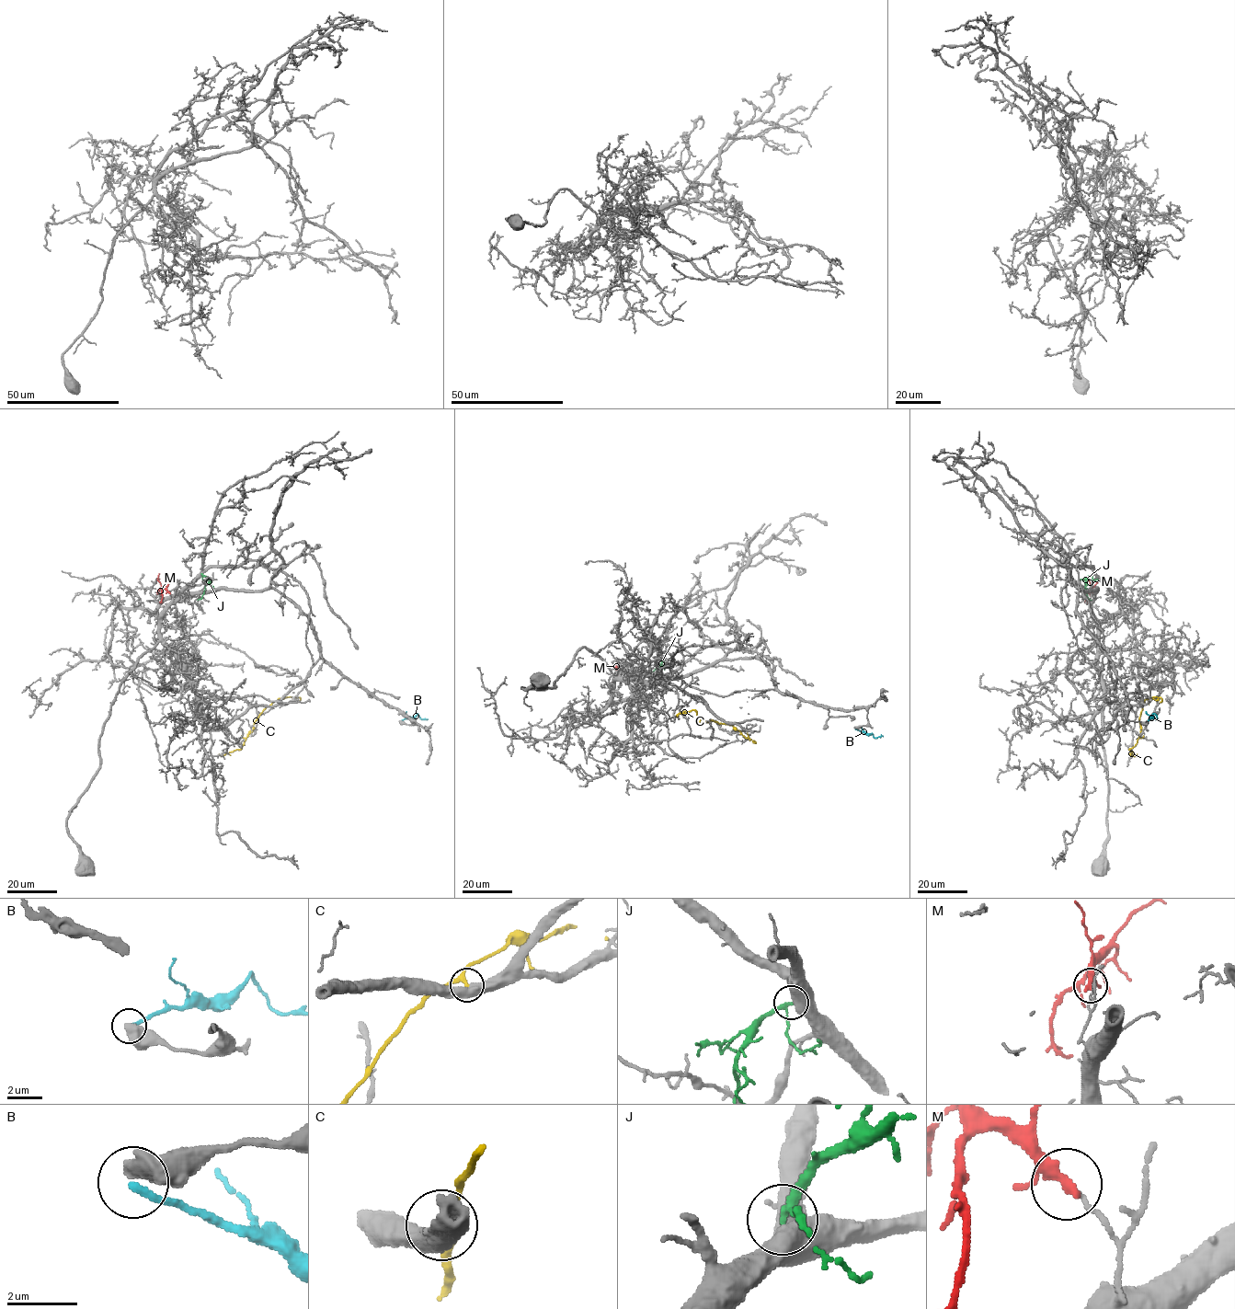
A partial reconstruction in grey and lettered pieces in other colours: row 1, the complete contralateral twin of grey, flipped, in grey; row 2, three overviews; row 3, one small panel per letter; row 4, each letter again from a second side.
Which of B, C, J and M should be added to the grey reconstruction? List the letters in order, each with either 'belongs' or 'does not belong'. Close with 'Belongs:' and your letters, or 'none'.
B: does not belong
C: does not belong
J: belongs
M: does not belong
Belongs: J

